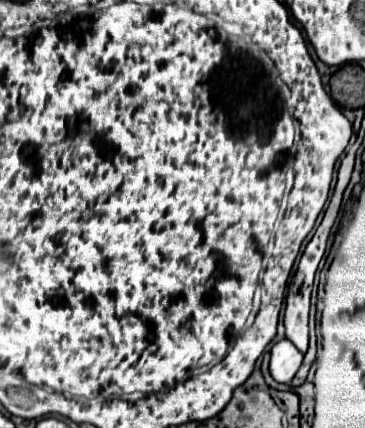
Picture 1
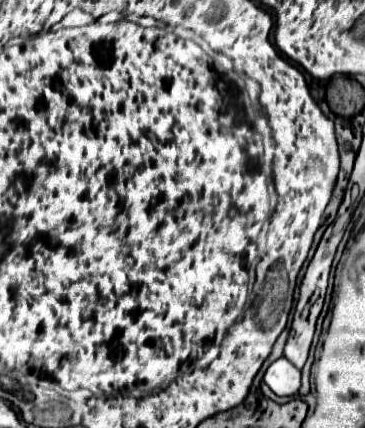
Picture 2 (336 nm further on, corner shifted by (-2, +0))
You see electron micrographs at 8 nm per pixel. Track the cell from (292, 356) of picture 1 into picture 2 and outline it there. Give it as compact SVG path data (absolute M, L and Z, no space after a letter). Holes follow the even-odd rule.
M282 356L268 366L264 382L278 396L296 396L300 390L300 370Z

